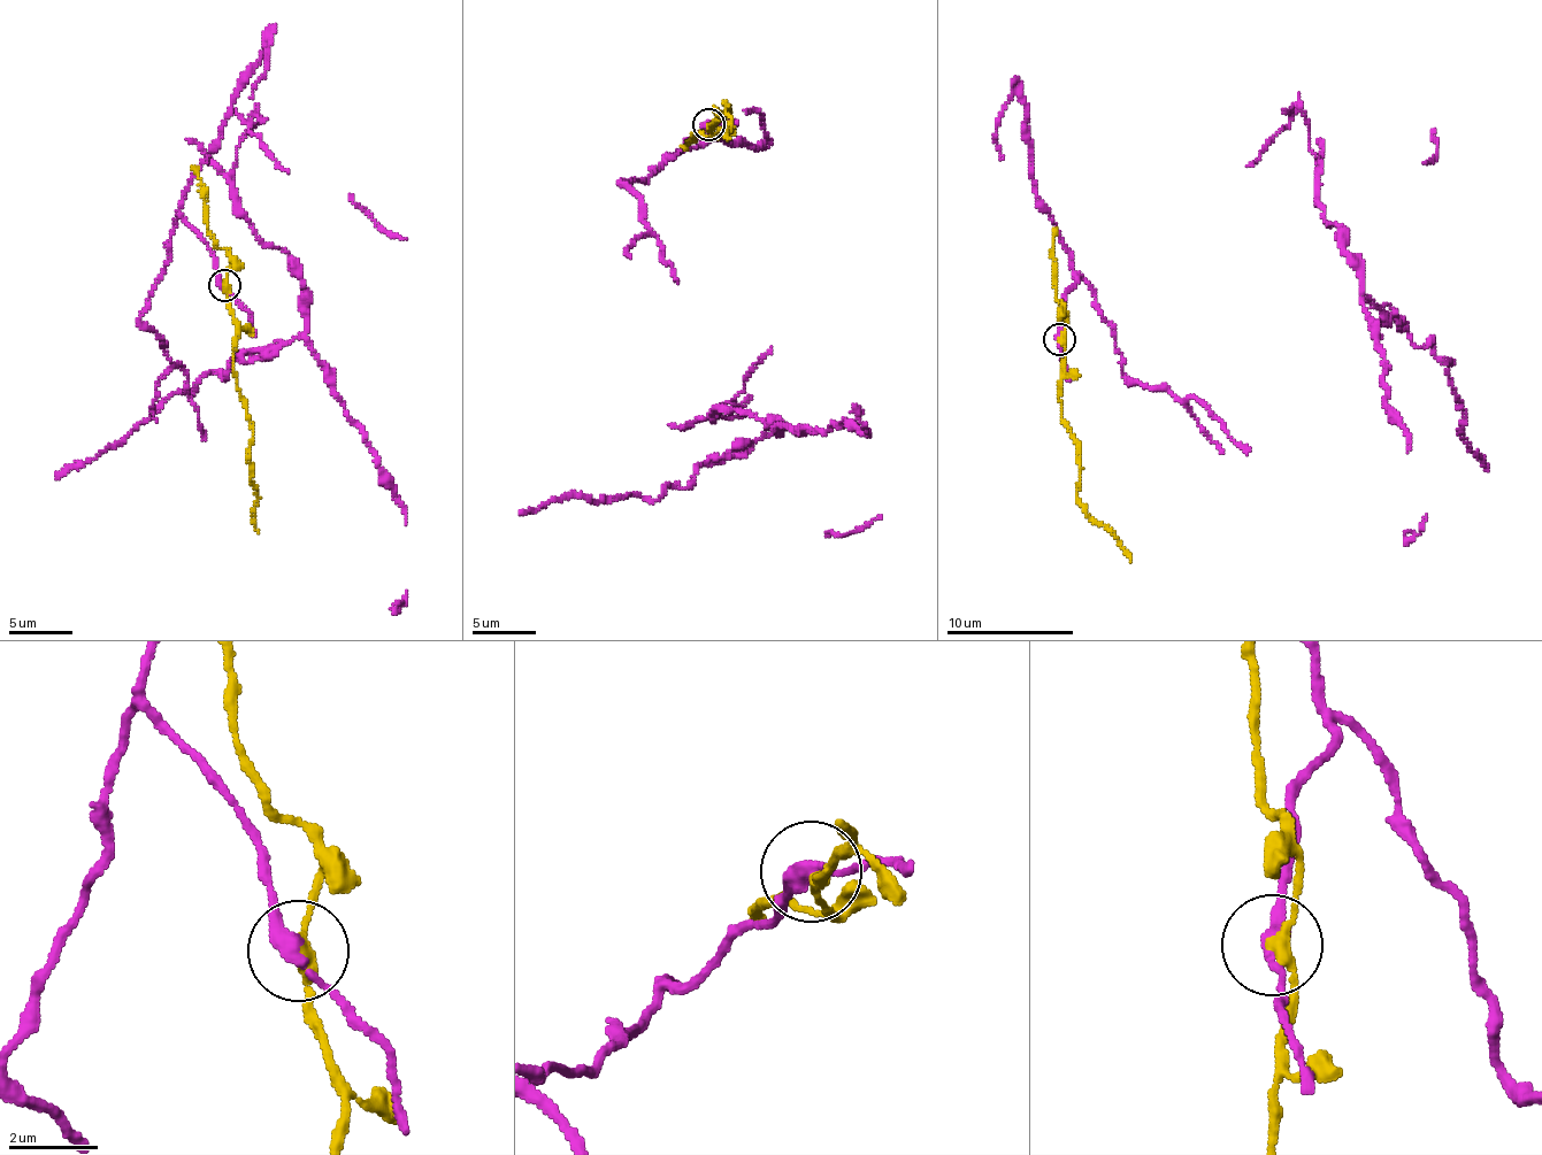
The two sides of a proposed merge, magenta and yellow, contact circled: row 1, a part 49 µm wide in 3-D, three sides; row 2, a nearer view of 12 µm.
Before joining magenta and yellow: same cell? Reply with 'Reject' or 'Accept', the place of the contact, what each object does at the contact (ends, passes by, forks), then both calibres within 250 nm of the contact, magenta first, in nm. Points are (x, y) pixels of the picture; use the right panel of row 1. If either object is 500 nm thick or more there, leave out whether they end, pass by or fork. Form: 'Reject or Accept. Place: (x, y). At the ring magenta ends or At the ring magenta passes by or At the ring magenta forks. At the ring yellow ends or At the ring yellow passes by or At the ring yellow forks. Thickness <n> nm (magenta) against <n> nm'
Reject. Place: (1059, 339). At the ring magenta passes by. At the ring yellow passes by. Thickness 320 nm (magenta) against 260 nm

